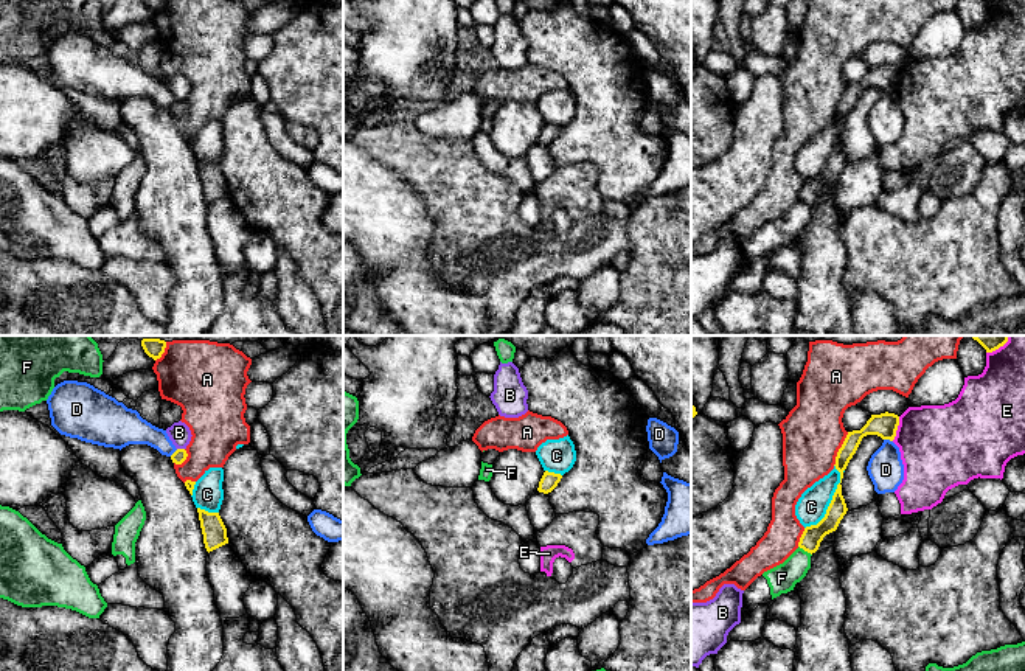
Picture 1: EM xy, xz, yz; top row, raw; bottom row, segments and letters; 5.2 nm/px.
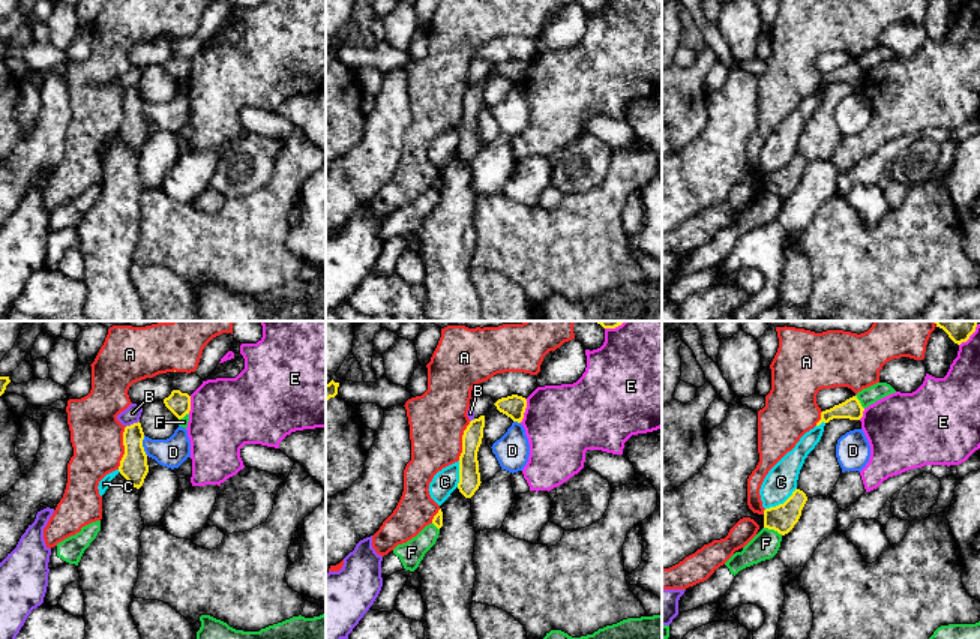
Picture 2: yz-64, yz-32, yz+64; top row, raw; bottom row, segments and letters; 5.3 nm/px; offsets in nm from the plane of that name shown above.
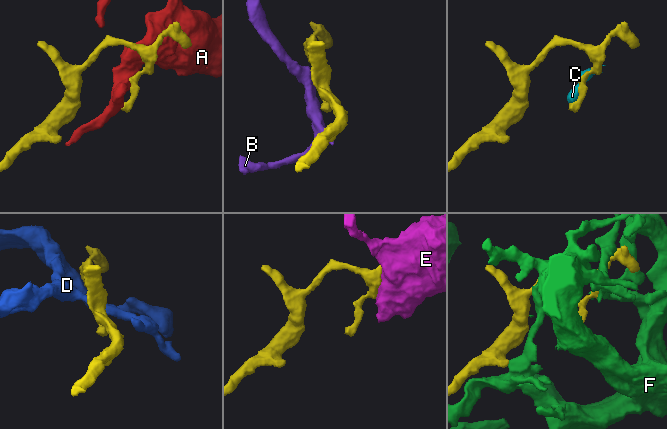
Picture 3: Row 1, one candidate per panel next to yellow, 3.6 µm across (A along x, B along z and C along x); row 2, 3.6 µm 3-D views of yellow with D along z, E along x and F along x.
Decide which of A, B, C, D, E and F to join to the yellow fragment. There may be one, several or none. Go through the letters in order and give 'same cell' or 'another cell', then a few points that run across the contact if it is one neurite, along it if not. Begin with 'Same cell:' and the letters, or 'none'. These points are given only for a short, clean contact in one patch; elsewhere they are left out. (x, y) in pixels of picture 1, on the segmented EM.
Same cell: none
A: another cell
B: another cell | xy (177, 448), (184, 449)
C: another cell
D: another cell | yz (884, 438), (892, 441)
E: another cell
F: another cell

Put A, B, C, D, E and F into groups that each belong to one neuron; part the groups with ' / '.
A / B / C F / D / E

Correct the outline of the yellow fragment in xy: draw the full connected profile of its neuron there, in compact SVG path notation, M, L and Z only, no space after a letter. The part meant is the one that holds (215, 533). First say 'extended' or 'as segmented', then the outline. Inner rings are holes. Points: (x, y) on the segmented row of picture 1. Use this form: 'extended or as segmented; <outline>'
as segmented; M197 508L200 528L203 534L203 544L207 551L213 551L225 544L228 544L227 528L219 516L219 513L208 513Z

